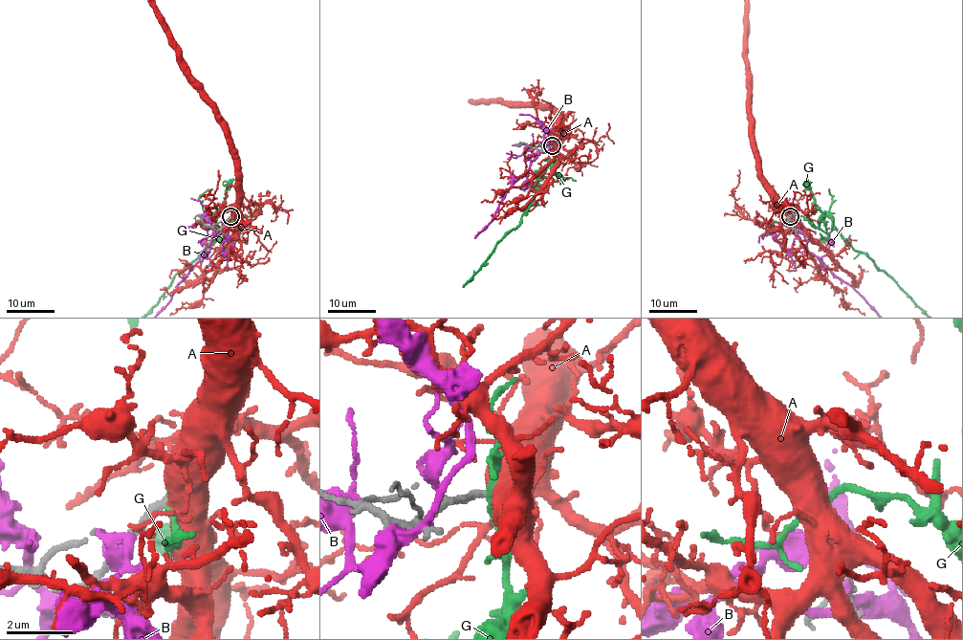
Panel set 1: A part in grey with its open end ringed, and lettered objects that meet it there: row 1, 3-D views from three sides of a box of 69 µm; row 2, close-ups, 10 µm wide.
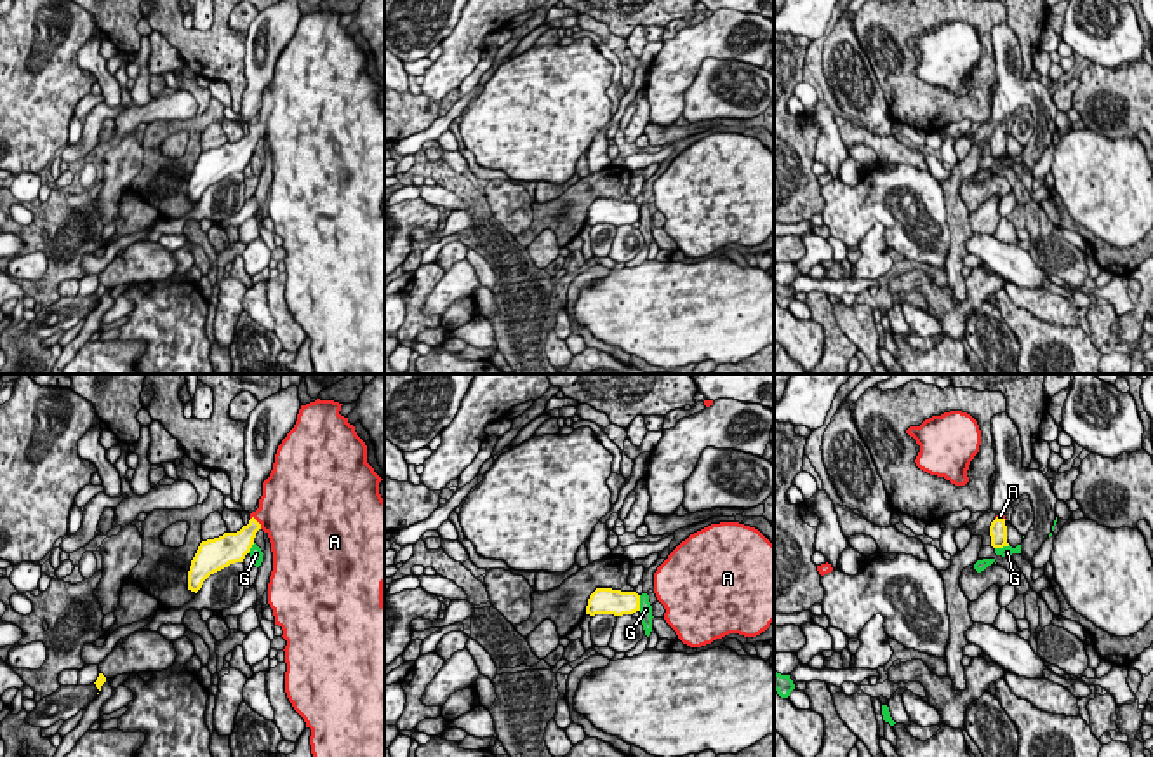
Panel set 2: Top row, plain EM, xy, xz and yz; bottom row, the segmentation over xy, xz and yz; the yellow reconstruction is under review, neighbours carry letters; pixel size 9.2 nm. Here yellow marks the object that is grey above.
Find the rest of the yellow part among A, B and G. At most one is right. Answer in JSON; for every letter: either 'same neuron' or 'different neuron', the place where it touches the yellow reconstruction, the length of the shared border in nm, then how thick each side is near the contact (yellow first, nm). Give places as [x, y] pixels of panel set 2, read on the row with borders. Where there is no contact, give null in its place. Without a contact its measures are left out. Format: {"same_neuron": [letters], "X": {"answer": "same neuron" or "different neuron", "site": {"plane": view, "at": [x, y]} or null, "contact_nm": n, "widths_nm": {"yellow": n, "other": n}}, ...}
{"same_neuron": ["A"], "A": {"answer": "same neuron", "site": {"plane": "xy", "at": [258, 522]}, "contact_nm": 150, "widths_nm": {"yellow": 220, "other": 460}}, "B": {"answer": "different neuron", "site": null}, "G": {"answer": "different neuron", "site": {"plane": "xz", "at": [639, 602]}, "contact_nm": 140, "widths_nm": {"yellow": 240, "other": 130}}}

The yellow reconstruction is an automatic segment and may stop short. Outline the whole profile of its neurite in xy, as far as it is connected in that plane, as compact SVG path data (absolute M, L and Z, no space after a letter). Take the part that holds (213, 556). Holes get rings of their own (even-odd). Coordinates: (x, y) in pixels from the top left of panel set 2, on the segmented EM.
M320 400L301 405L294 428L287 433L277 449L275 463L270 477L263 482L263 496L259 508L250 513L250 520L237 533L224 533L219 538L202 541L188 571L188 590L198 592L203 581L235 562L243 562L254 545L256 533L263 529L271 543L273 571L268 583L268 604L273 609L275 625L283 630L285 646L285 693L294 710L304 719L311 729L310 745L313 757L384 757L384 499L379 494L383 480L367 463L367 445L357 435L348 418L341 416L339 402Z

